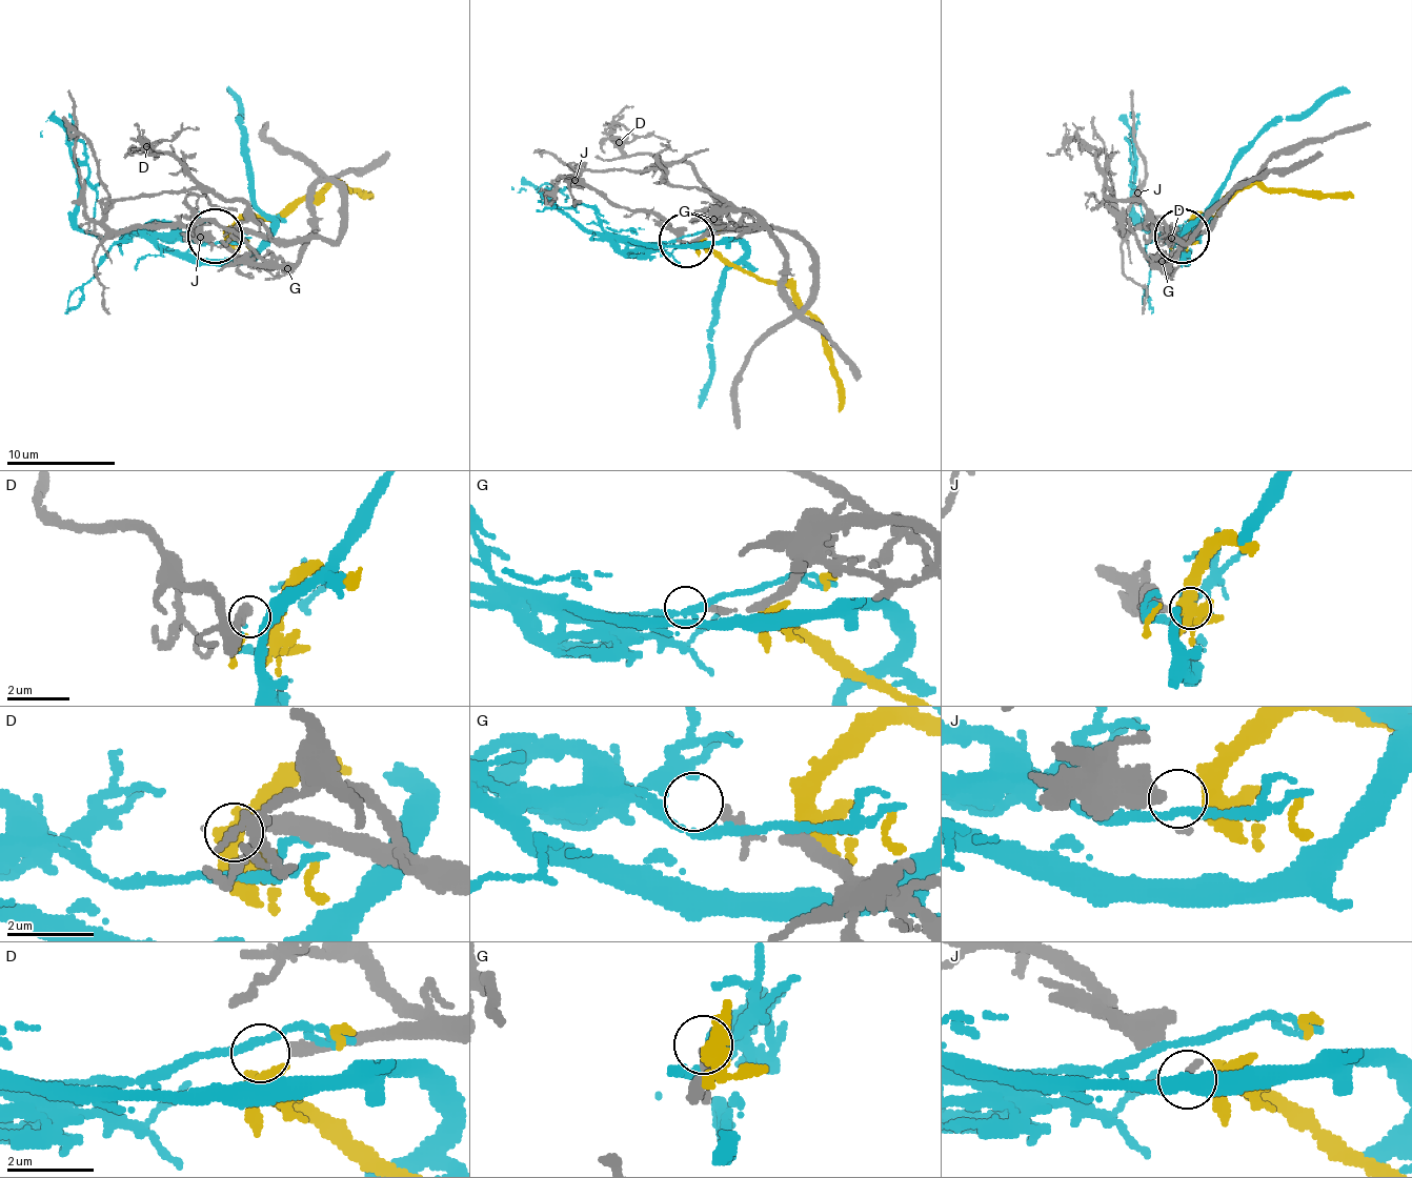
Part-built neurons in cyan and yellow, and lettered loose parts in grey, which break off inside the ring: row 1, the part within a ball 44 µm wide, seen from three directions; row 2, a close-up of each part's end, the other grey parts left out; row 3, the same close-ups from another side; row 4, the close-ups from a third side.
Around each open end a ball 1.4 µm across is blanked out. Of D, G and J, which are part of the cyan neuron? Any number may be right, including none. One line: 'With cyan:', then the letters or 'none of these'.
With cyan: none of these

